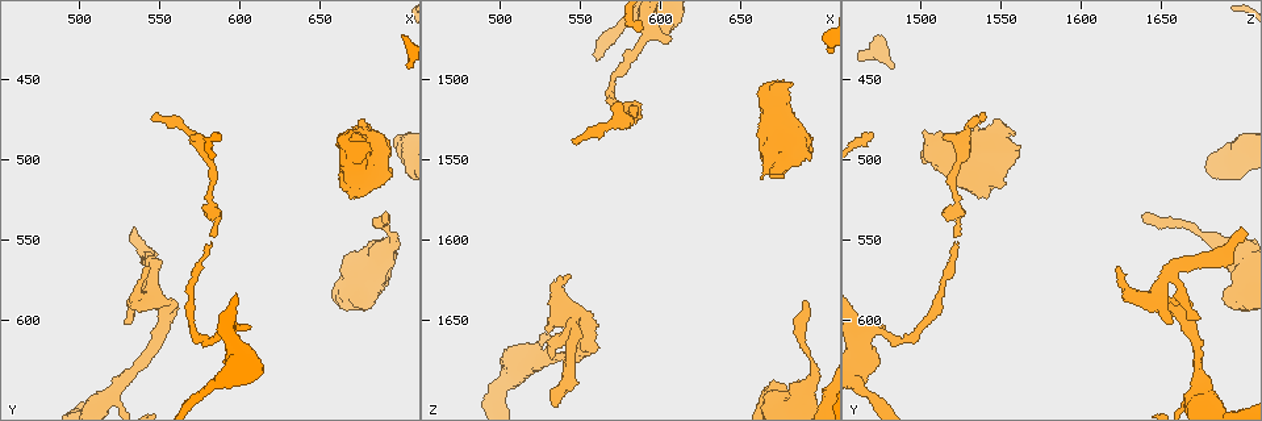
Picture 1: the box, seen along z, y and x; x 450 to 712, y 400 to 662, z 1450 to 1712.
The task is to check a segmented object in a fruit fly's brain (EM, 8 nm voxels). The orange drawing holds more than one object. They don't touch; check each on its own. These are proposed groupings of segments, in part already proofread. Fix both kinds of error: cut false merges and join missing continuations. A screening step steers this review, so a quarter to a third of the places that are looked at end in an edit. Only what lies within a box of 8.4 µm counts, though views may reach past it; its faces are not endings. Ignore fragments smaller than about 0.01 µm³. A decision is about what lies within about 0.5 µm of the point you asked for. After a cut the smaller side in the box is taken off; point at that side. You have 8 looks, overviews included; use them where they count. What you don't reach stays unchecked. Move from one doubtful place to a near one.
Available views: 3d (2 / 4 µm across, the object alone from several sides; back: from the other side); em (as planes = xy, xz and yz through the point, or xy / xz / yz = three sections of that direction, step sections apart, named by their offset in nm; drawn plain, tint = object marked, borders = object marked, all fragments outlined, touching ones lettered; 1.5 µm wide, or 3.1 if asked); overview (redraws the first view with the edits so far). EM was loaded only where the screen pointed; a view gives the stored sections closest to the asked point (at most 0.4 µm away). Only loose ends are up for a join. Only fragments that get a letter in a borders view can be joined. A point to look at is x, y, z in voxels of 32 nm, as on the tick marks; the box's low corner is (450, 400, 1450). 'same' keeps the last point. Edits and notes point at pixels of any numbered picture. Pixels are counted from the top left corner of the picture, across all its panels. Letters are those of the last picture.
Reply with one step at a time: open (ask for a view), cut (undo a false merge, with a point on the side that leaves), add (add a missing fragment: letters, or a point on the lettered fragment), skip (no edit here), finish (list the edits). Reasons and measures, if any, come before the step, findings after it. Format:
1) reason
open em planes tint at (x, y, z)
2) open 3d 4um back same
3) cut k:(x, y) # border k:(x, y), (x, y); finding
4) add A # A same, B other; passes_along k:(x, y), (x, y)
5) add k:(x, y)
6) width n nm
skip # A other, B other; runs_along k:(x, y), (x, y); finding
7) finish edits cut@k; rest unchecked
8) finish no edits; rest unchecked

calibre changes
open em yz step 4 tint at (562, 480, 1528)

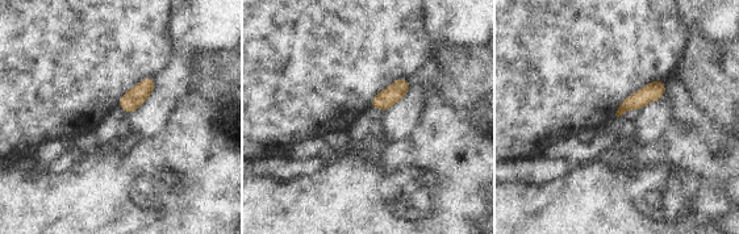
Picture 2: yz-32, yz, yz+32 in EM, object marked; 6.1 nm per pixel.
cut it another way
open em planes borders same

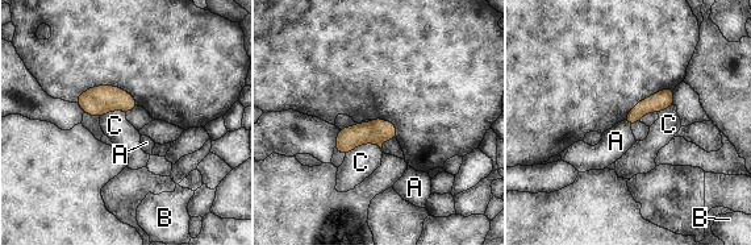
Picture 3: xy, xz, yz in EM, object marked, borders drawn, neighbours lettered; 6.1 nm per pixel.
skip # A other, B other, C other; all the same cell

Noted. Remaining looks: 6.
open em xz step 4 borders at (582, 548, 1520)

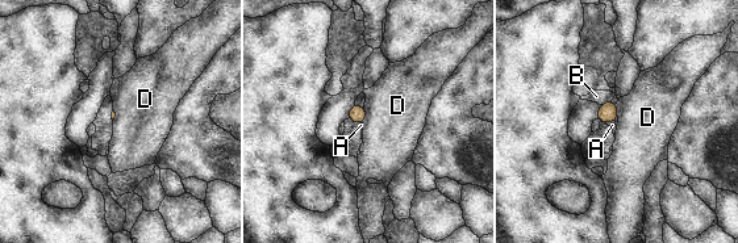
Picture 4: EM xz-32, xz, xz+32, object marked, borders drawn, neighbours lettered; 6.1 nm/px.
skip # A other, B other, D other; border 4:(365, 107), (366, 116), (362, 124); all the same cell

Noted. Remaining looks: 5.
open 3d 2um at (690, 536, 1640)

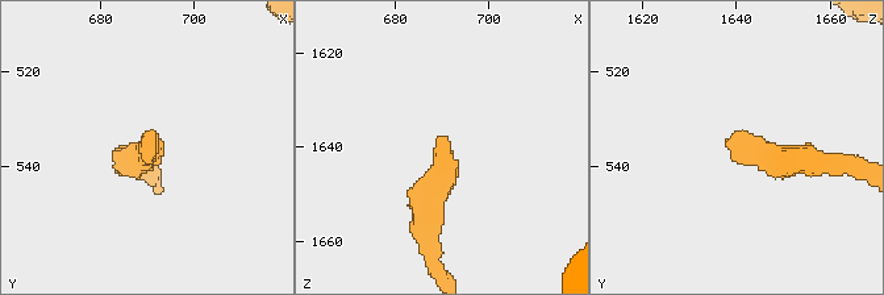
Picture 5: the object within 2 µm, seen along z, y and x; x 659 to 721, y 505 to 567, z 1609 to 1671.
now the EM
open em planes tint at (689, 535, 1638)

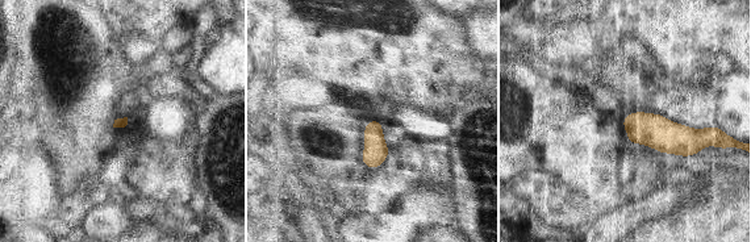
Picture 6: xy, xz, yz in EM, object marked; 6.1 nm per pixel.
see the neighbours
open em planes borders same

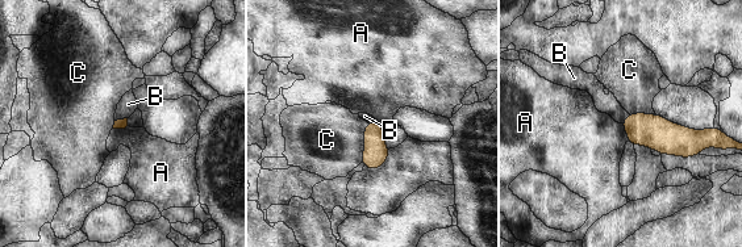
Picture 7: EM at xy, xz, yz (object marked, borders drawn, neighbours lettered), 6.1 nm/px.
skip # A other, B other, C other; border 7:(367, 122), (361, 162); none of them fits

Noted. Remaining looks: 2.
finish no edits; rest unchecked

